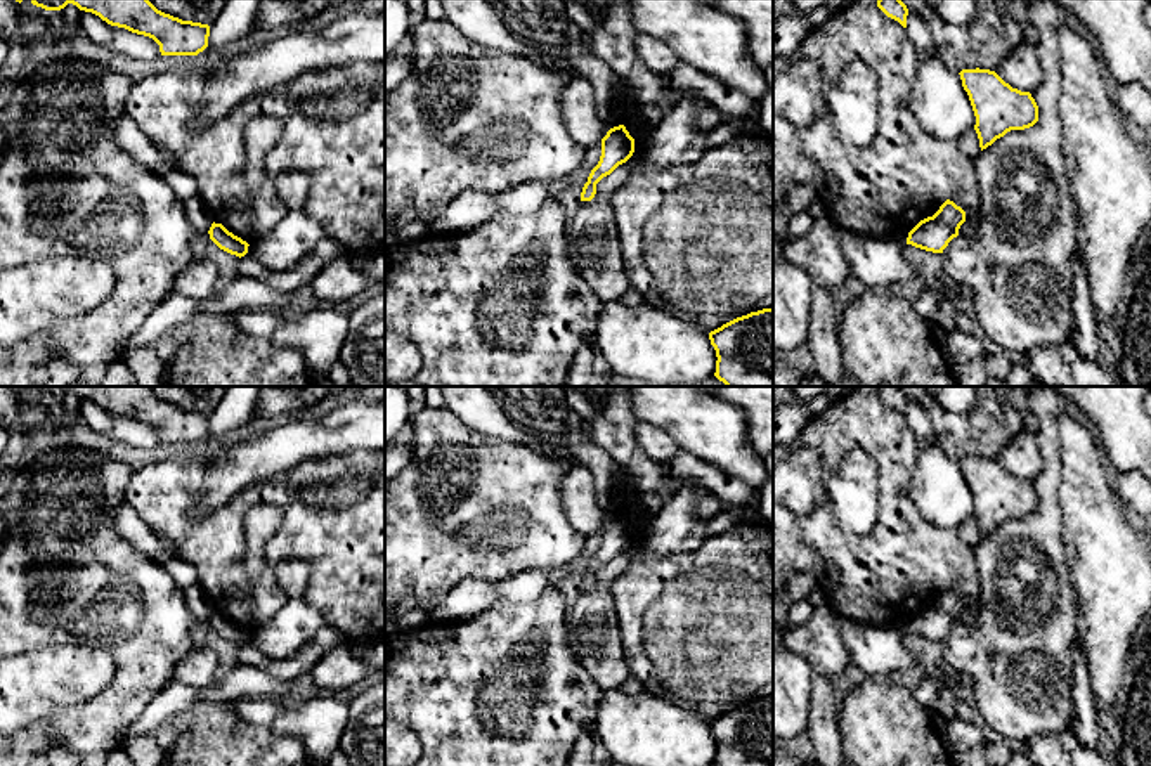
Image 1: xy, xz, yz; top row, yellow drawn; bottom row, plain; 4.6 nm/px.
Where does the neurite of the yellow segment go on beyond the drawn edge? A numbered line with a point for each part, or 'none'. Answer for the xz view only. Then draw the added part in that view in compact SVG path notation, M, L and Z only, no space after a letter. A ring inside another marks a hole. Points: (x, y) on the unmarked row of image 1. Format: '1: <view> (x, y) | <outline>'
none

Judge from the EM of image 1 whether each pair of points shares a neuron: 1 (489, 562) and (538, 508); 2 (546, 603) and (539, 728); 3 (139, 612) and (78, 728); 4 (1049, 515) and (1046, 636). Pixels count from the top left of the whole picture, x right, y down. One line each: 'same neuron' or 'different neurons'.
1: same neuron
2: same neuron
3: same neuron
4: same neuron

